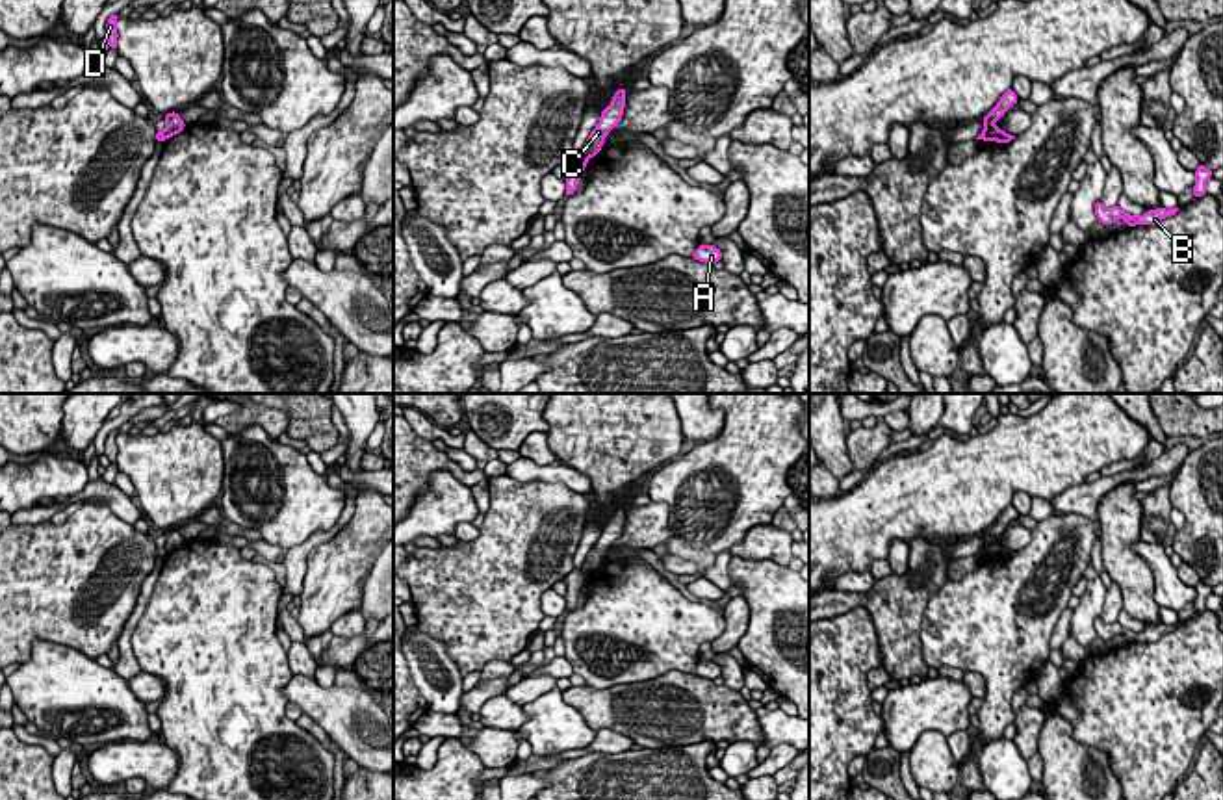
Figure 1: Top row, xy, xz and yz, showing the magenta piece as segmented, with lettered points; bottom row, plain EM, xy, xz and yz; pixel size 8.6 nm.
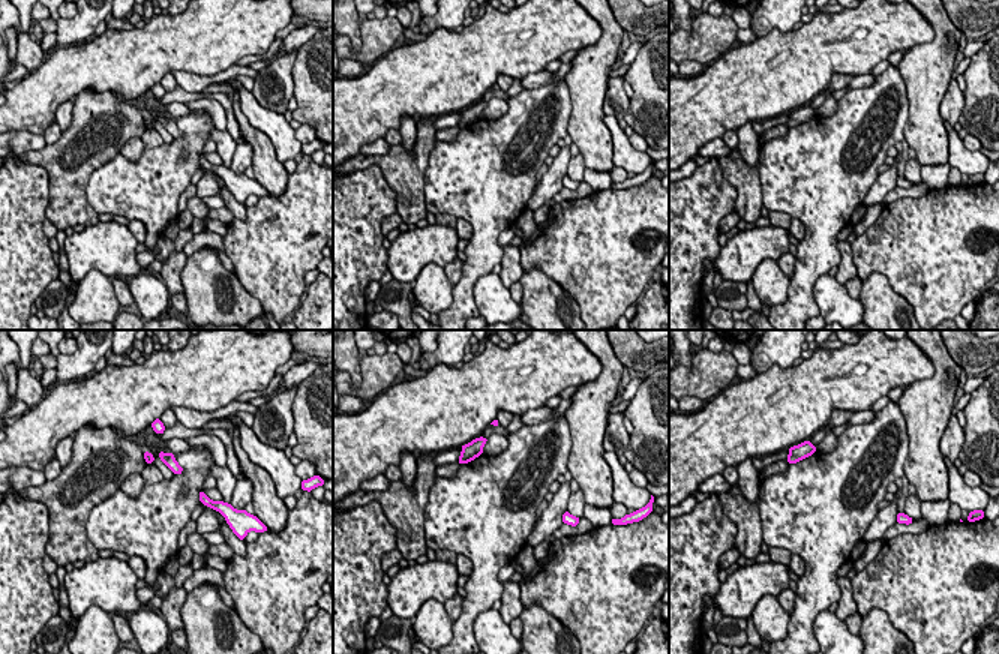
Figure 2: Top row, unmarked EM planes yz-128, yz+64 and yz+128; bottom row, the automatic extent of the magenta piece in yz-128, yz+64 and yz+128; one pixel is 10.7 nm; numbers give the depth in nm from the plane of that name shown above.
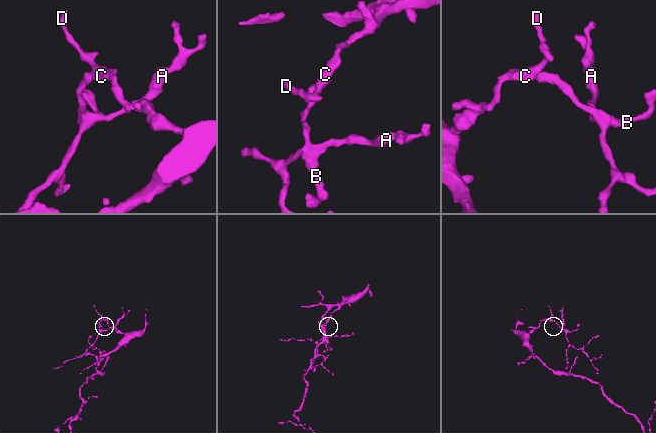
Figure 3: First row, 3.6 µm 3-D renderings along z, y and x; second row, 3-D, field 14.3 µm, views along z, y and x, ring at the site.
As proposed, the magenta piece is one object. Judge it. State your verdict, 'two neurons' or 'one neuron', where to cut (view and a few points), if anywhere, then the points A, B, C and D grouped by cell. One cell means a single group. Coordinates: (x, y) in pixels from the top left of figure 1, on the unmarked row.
two neurons; cut in yz along (995, 542), (982, 554); A B / C D

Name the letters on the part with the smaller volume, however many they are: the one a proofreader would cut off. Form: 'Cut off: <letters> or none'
Cut off: A, B

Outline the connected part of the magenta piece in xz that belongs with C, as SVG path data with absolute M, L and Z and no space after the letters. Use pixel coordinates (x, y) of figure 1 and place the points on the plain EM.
M627 503L618 505L612 518L601 527L598 542L592 546L581 566L585 579L599 568L607 549L622 536L622 529L625 523L625 505Z

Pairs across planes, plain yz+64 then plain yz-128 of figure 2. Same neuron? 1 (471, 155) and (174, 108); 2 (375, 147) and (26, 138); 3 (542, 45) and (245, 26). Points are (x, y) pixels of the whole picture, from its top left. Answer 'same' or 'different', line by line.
1: different
2: same
3: same

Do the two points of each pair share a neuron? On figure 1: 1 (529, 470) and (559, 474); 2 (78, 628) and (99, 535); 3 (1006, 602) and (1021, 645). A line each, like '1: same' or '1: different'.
1: same
2: same
3: same

